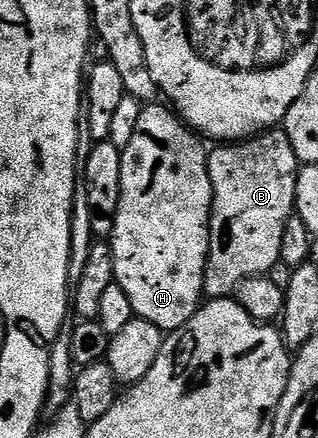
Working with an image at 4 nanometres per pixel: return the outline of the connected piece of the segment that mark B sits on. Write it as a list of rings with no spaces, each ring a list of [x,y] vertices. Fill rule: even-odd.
[[[266,130],[261,134],[245,141],[234,142],[229,146],[218,146],[209,153],[208,163],[210,166],[210,181],[214,191],[214,207],[210,209],[210,253],[206,259],[206,277],[204,278],[204,292],[210,298],[230,298],[237,293],[240,285],[254,276],[265,276],[273,273],[274,267],[279,267],[282,255],[280,246],[284,242],[284,226],[290,216],[295,215],[294,199],[296,198],[296,178],[300,167],[296,154],[292,150],[292,142],[288,142],[285,131]]]

